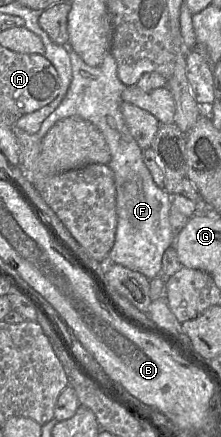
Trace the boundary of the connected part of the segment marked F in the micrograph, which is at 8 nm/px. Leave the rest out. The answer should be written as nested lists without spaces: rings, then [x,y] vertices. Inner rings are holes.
[[[71,49],[69,56],[72,80],[68,92],[60,105],[42,122],[36,136],[42,139],[57,121],[70,116],[79,116],[99,129],[111,154],[108,165],[114,174],[118,214],[115,241],[106,258],[106,265],[120,264],[142,273],[149,280],[153,279],[162,273],[162,256],[165,250],[172,246],[178,233],[201,208],[201,204],[181,194],[170,194],[154,182],[144,163],[143,150],[131,135],[121,112],[121,95],[126,86],[118,78],[113,55],[108,53],[97,67],[87,65]]]

